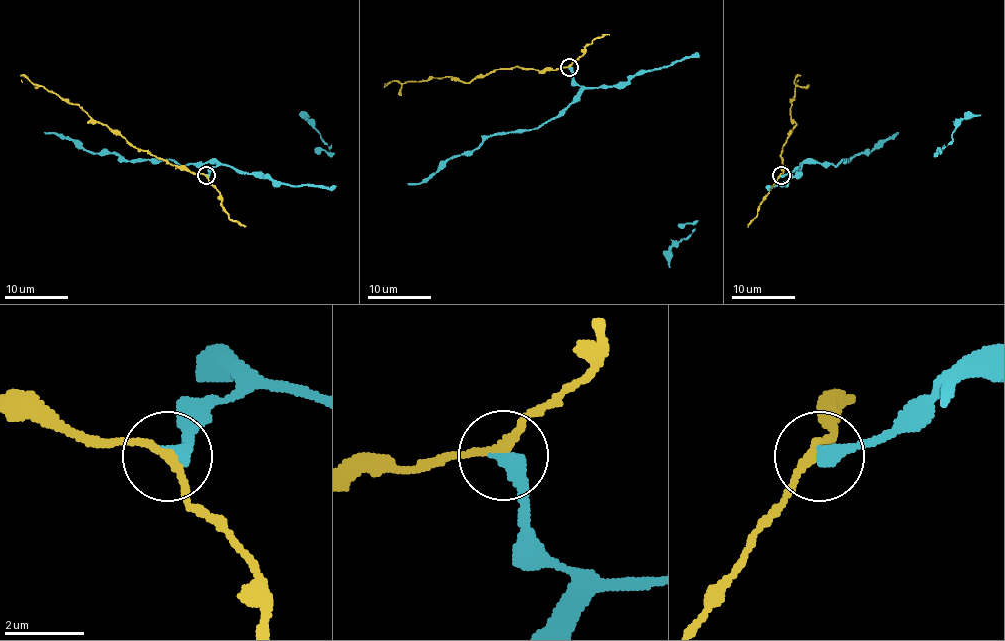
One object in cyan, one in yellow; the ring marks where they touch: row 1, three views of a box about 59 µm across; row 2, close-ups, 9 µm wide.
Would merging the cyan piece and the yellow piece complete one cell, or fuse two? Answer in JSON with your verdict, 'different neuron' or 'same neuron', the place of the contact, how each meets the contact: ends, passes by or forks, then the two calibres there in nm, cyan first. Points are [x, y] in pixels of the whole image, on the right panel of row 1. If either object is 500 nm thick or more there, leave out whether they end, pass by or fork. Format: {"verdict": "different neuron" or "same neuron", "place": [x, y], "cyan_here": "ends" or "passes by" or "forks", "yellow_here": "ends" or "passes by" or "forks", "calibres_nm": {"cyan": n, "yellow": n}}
{"verdict": "different neuron", "place": [781, 175], "cyan_here": "ends", "yellow_here": "passes by", "calibres_nm": {"cyan": 420, "yellow": 200}}

